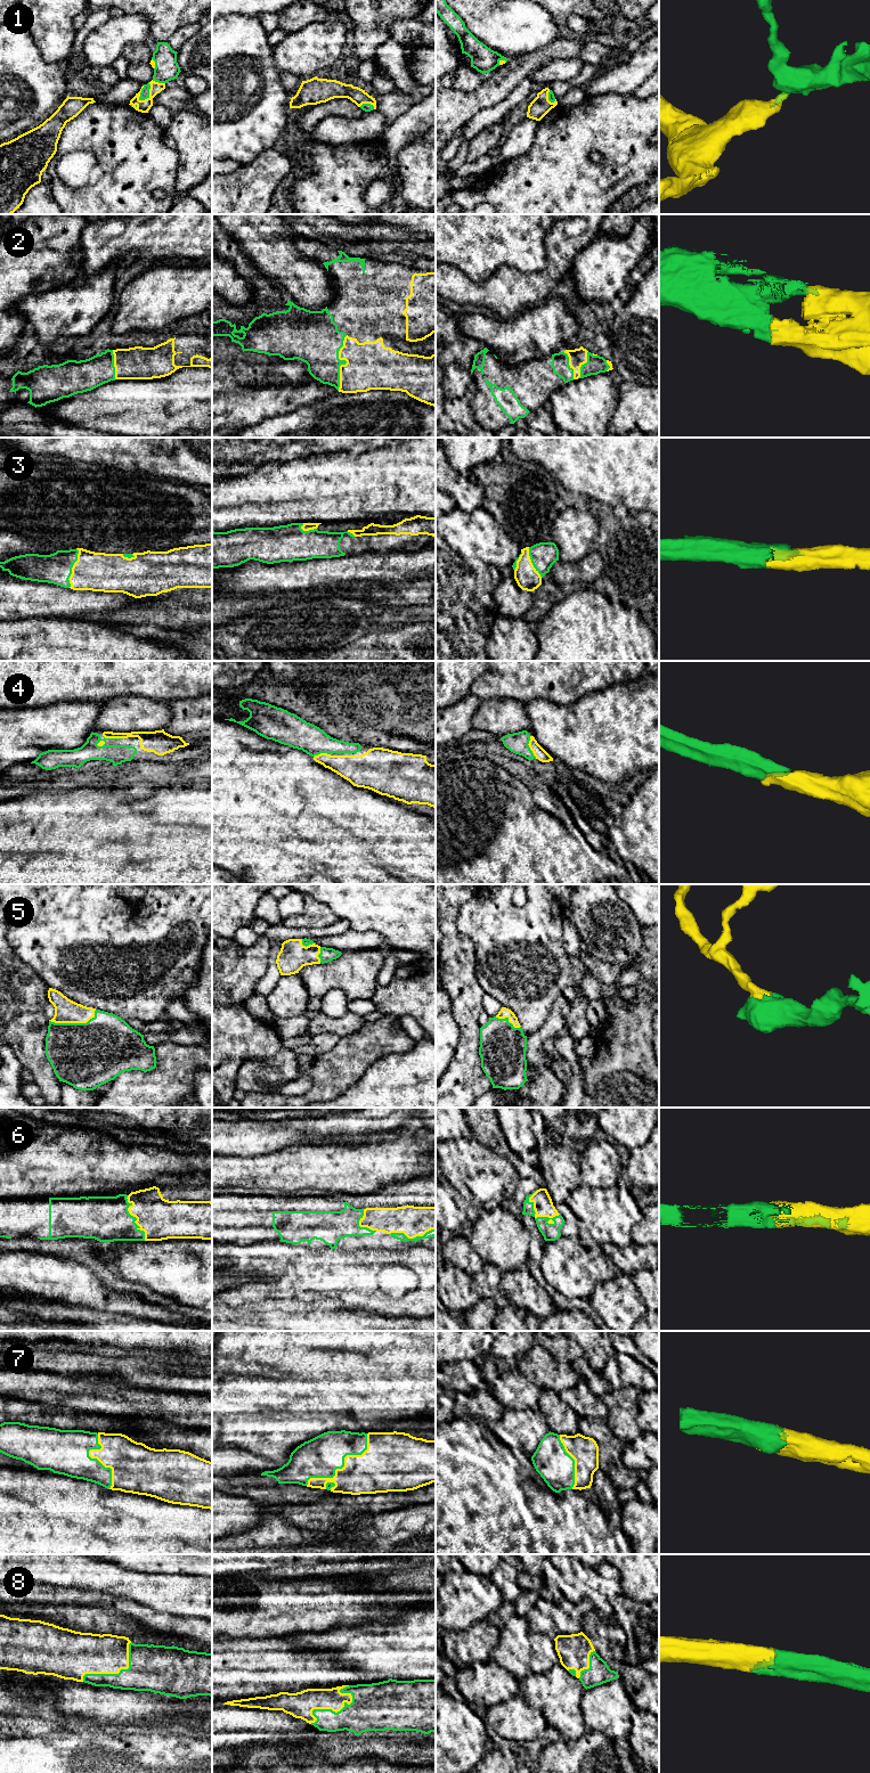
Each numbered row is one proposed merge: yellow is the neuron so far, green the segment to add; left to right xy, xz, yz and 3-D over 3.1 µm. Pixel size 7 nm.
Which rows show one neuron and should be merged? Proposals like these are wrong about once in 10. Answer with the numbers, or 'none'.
1, 2, 3, 4, 5, 6, 7, 8

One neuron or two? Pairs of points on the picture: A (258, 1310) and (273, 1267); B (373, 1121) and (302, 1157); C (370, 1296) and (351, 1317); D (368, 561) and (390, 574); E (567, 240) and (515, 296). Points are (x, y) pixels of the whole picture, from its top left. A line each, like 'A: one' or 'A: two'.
A: one
B: two
C: two
D: one
E: one

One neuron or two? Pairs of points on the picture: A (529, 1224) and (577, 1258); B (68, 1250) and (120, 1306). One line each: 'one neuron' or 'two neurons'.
A: two neurons
B: one neuron

